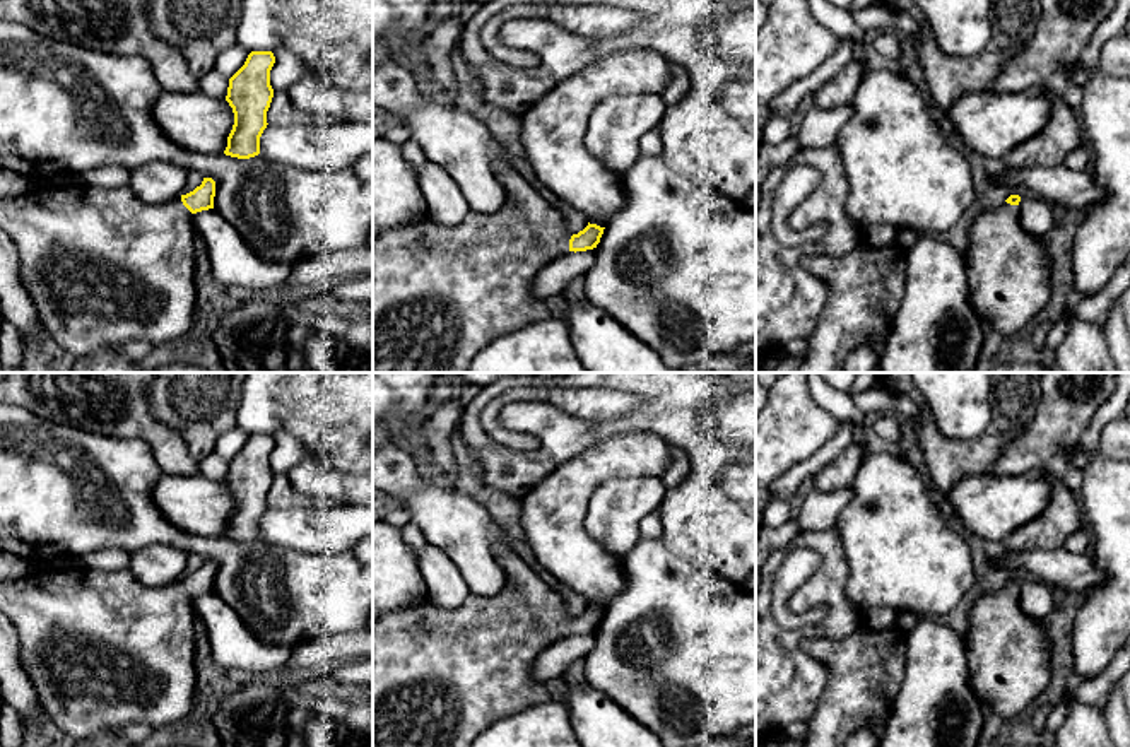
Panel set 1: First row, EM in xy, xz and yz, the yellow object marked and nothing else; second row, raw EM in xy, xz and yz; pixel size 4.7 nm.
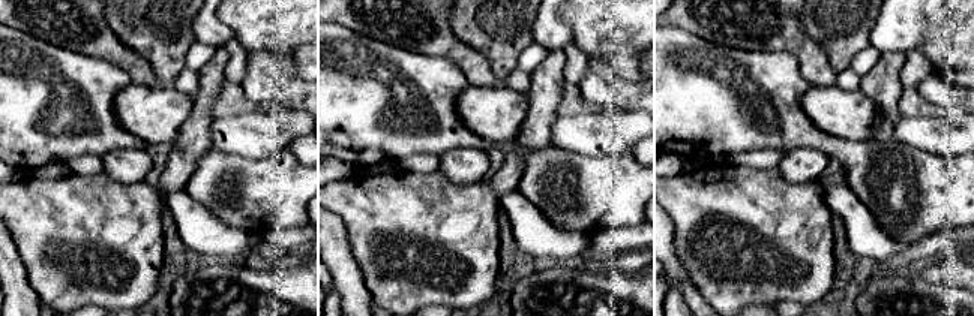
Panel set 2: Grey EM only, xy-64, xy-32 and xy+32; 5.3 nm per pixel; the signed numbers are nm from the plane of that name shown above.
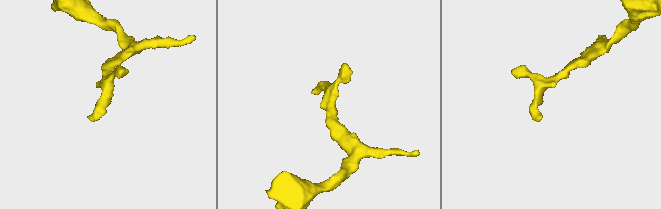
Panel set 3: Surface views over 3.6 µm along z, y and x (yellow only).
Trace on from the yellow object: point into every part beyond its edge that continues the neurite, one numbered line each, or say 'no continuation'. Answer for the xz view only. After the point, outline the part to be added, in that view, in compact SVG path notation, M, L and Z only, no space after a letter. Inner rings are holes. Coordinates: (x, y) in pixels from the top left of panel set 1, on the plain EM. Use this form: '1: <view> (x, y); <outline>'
1: xz (440, 676); M496 542L494 552L506 576L504 586L494 597L484 598L470 595L458 609L441 609L433 603L426 593L415 603L386 612L373 621L373 747L470 747L496 720L550 699L547 685L532 677L532 665L547 646L569 634L571 617L566 612L562 597L554 591L511 545Z

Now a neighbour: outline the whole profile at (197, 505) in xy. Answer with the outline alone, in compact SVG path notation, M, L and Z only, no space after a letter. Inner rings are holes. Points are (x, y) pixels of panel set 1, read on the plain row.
M164 473L152 489L152 501L169 525L202 537L224 537L234 508L229 485L200 473Z

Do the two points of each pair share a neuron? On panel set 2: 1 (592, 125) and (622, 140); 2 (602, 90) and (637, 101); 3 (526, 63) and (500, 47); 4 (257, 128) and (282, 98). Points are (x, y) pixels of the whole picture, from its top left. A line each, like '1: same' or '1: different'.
1: same
2: same
3: different
4: different

